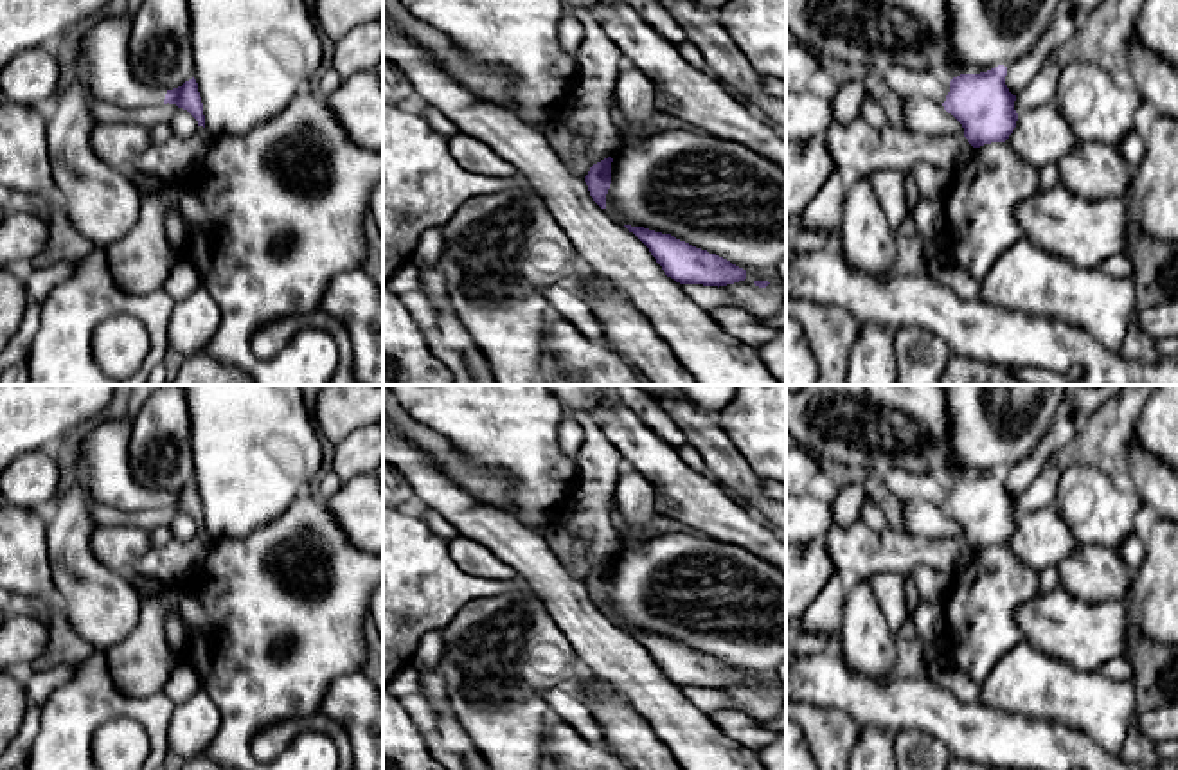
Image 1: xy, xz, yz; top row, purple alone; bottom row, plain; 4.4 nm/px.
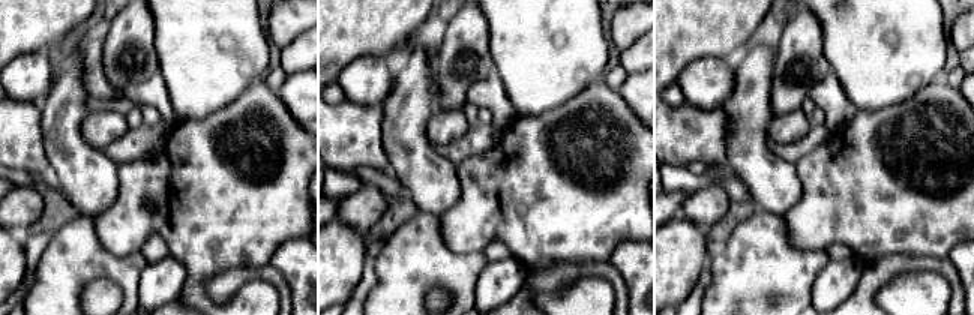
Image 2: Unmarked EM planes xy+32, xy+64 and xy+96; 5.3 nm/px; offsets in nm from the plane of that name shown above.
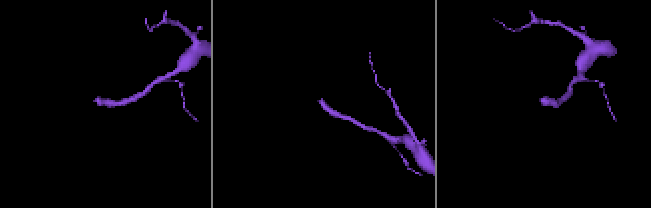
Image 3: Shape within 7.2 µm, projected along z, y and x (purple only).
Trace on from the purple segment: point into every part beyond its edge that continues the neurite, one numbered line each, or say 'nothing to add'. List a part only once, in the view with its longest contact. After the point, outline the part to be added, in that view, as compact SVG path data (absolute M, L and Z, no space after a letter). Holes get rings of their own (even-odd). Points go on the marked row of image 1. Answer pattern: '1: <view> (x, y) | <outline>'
nothing to add

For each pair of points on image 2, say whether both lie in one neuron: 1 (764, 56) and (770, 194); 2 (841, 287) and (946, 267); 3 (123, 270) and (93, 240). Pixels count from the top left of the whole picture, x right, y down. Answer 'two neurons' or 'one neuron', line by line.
1: one neuron
2: two neurons
3: one neuron

